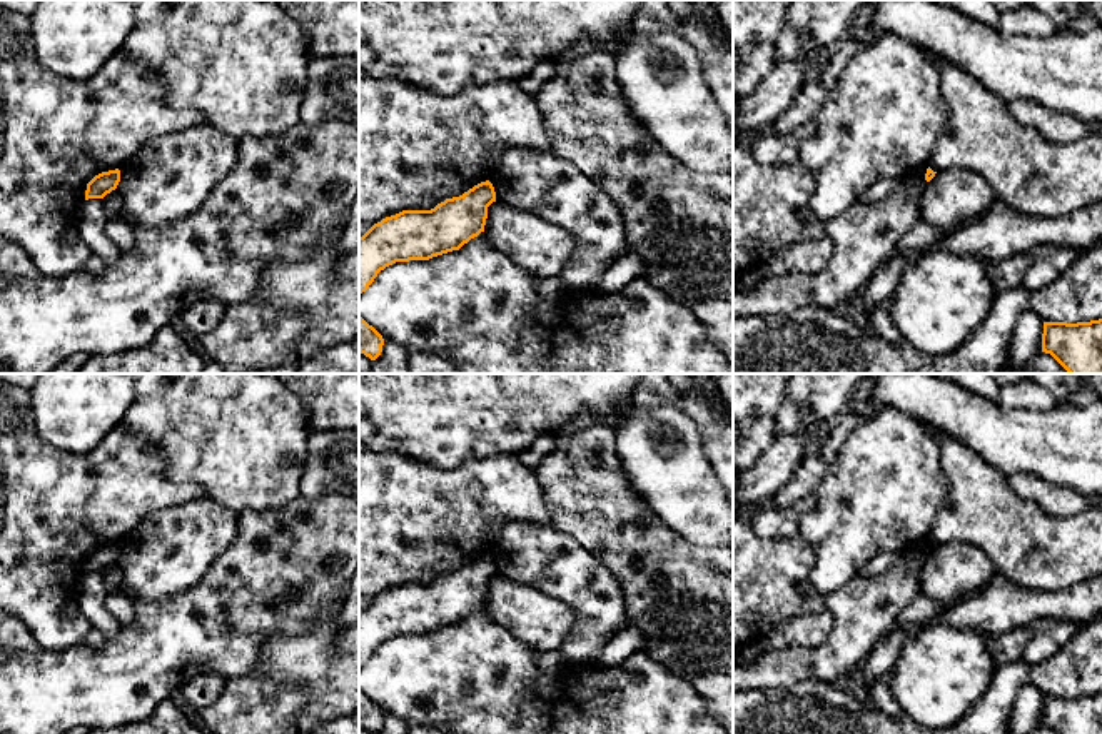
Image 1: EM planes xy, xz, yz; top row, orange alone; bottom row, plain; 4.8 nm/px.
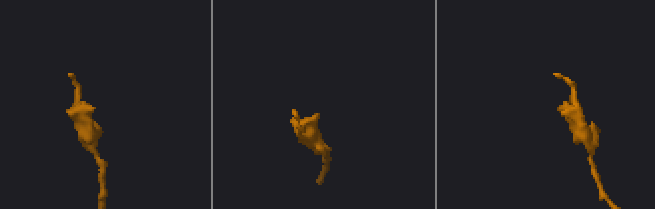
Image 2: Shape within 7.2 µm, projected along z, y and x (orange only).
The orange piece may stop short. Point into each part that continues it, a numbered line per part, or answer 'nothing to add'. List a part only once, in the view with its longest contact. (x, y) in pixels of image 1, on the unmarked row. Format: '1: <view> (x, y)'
nothing to add

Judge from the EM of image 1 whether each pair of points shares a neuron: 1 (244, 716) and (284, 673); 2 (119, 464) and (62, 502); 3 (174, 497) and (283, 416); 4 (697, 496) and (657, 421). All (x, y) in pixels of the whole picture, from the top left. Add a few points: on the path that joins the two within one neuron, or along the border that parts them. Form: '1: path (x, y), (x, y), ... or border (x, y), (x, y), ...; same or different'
1: border (249, 676), (269, 679), (278, 688); different
2: path (106, 477), (80, 502), (75, 502); same
3: border (164, 457), (174, 481), (196, 482), (207, 496); different
4: path (678, 477), (668, 467), (657, 439); same

